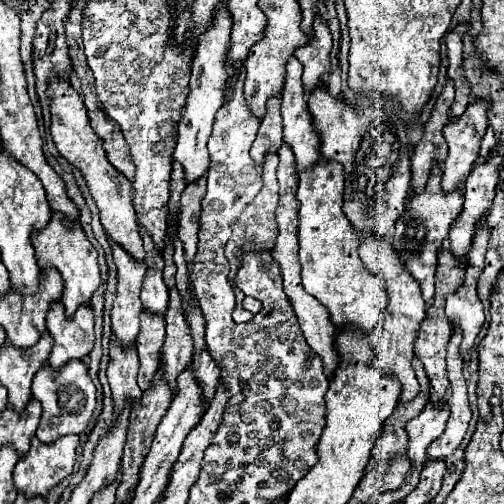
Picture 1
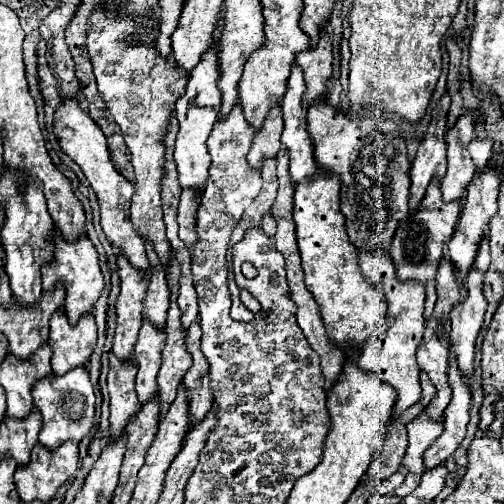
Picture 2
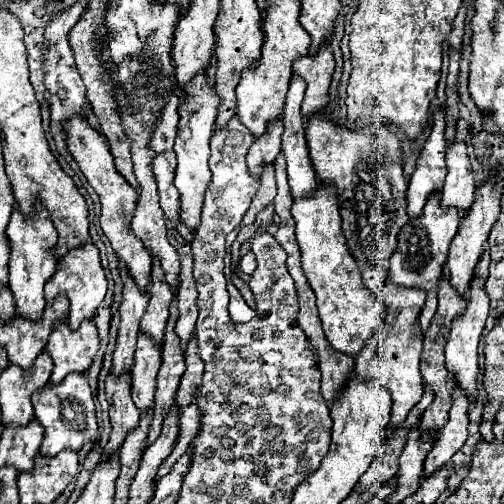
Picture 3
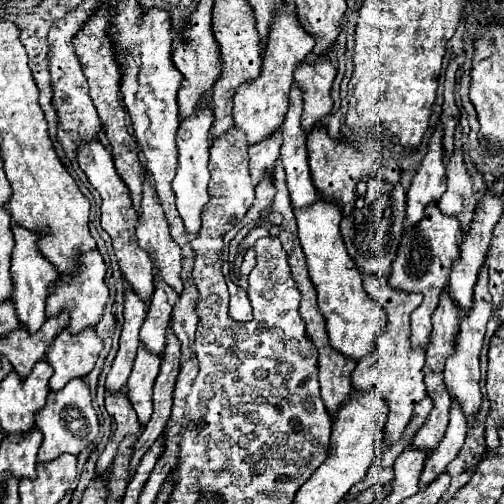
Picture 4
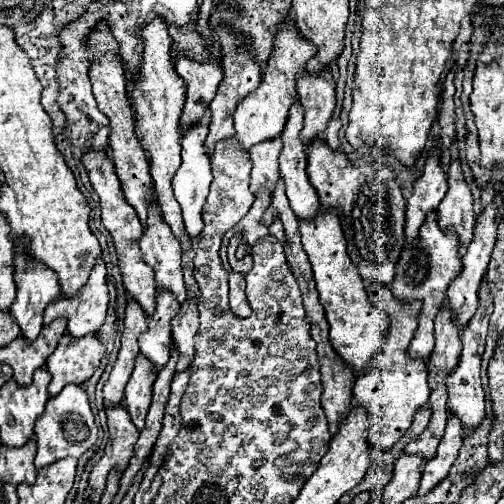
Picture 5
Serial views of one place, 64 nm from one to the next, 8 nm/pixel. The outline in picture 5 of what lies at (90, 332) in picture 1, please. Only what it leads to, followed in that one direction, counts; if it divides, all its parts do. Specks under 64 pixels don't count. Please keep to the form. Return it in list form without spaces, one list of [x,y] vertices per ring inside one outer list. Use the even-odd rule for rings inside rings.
[[[64,334],[54,354],[48,358],[46,368],[52,374],[48,394],[56,396],[66,384],[84,384],[100,366],[106,348],[96,336],[74,338]]]

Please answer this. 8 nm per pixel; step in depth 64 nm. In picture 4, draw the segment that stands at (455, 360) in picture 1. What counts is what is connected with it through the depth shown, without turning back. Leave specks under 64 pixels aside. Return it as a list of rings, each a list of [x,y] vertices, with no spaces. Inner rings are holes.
[[[452,404],[446,434],[444,434],[442,442],[438,444],[438,448],[426,458],[426,464],[424,464],[424,470],[420,476],[420,490],[424,490],[432,480],[436,480],[440,474],[446,472],[448,464],[456,458],[456,454],[460,452],[460,448],[464,444],[466,430],[468,430],[468,422],[464,420],[464,416],[460,416],[460,408],[456,408],[456,404]]]

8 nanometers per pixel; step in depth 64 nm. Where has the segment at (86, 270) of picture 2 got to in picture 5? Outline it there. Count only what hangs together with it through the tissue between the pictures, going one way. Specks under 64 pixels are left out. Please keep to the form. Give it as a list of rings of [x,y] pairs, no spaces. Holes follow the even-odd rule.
[[[102,258],[92,268],[92,274],[86,286],[78,296],[66,298],[62,296],[56,304],[50,304],[44,312],[44,326],[54,322],[56,318],[68,318],[68,334],[74,338],[82,338],[88,334],[96,334],[106,320],[108,310],[108,286],[106,286],[106,266]]]

